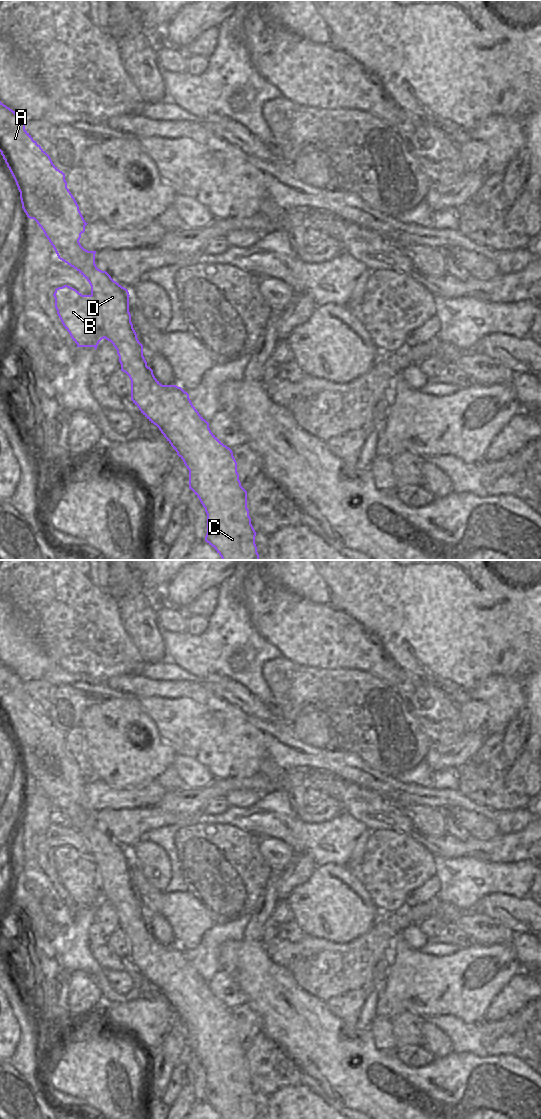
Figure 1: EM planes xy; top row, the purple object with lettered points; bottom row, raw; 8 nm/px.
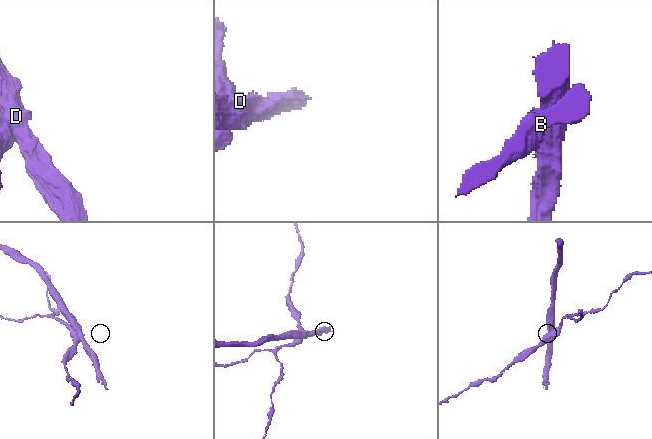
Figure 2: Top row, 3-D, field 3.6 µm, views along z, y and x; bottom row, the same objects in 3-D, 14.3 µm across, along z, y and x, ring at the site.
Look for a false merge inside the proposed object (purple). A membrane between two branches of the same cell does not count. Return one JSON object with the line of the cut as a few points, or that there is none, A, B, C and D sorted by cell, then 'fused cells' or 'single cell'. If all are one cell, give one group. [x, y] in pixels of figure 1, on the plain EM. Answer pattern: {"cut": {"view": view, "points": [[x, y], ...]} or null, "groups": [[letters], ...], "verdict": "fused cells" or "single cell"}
{"cut": {"view": "xy", "points": [[91, 854], [102, 878], [102, 895], [104, 897]]}, "groups": [["A", "C", "D"], ["B"]], "verdict": "fused cells"}

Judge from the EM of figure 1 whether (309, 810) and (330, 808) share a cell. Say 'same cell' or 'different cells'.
same cell

